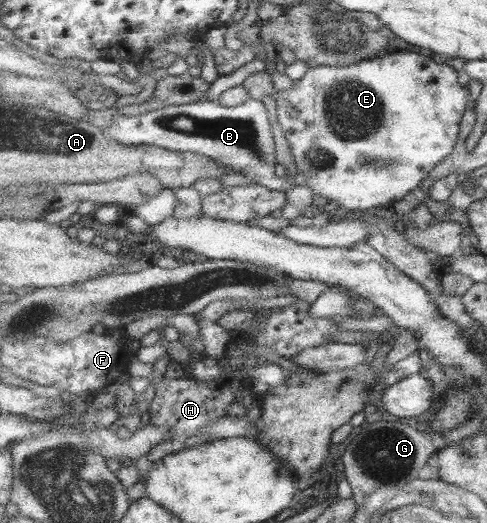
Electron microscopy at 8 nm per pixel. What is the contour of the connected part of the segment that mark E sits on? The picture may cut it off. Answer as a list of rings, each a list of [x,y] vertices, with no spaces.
[[[389,51],[378,58],[369,59],[369,61],[357,63],[357,65],[309,67],[301,79],[293,81],[290,88],[279,91],[275,97],[277,121],[290,146],[290,153],[294,157],[298,173],[304,174],[306,184],[313,190],[313,193],[325,197],[328,201],[336,201],[338,205],[343,205],[349,212],[368,212],[375,207],[389,205],[391,201],[408,199],[409,193],[415,191],[424,179],[430,177],[430,173],[454,152],[457,145],[461,121],[467,111],[471,91],[469,91],[469,87],[459,83],[456,73],[459,71],[444,64],[440,58],[429,58],[419,55],[419,53],[405,53],[405,51],[399,51],[399,53]]]

